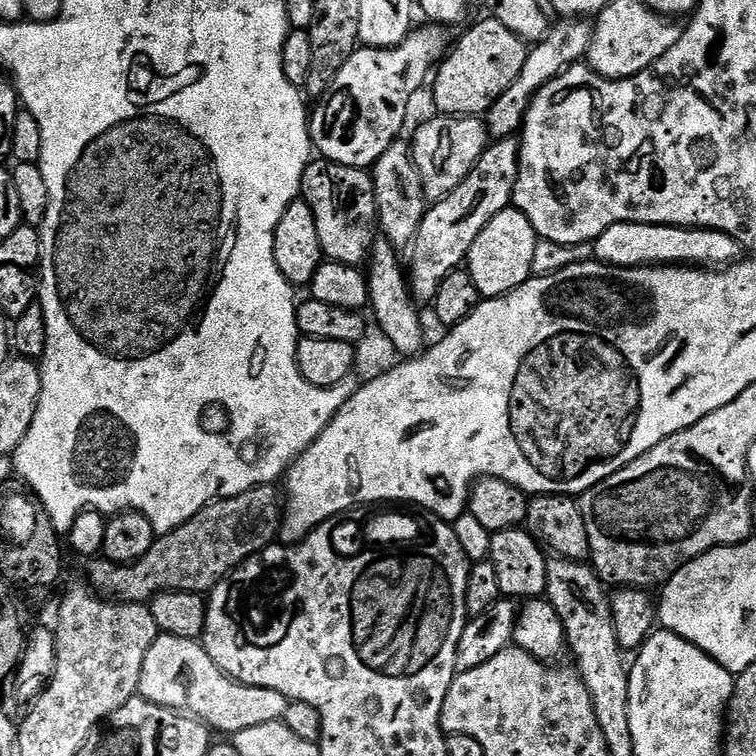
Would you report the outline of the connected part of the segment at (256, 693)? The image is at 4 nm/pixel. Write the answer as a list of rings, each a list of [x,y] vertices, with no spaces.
[[[157,635],[154,646],[146,650],[146,662],[142,662],[142,678],[139,695],[158,706],[173,708],[175,712],[183,712],[207,724],[213,733],[231,734],[238,730],[246,730],[253,726],[262,726],[265,722],[283,720],[286,706],[290,703],[287,696],[278,694],[278,690],[266,690],[262,686],[250,686],[238,682],[233,676],[225,674],[220,667],[206,654],[200,640],[187,640],[173,636]]]

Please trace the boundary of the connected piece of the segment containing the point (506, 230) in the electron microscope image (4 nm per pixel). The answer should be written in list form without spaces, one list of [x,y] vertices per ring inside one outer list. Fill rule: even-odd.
[[[514,206],[503,208],[474,238],[474,246],[470,246],[466,267],[474,278],[474,286],[478,286],[481,297],[505,296],[522,286],[532,276],[534,262],[534,246],[537,242],[534,226]]]

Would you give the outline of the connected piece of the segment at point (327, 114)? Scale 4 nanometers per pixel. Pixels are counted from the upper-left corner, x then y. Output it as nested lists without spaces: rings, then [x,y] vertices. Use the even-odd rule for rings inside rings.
[[[428,22],[423,25],[425,28],[417,27],[415,30],[409,32],[406,39],[398,46],[393,48],[365,48],[363,46],[357,47],[354,54],[350,54],[350,58],[346,58],[346,66],[342,66],[342,70],[338,70],[338,74],[334,78],[334,82],[329,86],[326,95],[323,98],[315,101],[314,107],[310,112],[310,119],[308,121],[308,133],[312,136],[312,147],[323,159],[341,164],[342,166],[350,166],[351,168],[362,168],[365,170],[371,169],[378,162],[378,158],[382,158],[382,154],[386,154],[386,150],[390,150],[390,146],[397,143],[400,131],[404,128],[404,123],[408,120],[408,103],[416,96],[416,91],[420,87],[429,83],[430,77],[433,75],[434,69],[439,65],[440,61],[444,59],[446,53],[450,48],[450,39],[448,40],[449,29],[447,27]]]

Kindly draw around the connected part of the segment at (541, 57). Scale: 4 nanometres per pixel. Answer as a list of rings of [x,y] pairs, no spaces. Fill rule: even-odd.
[[[560,18],[549,27],[546,38],[528,49],[526,66],[522,66],[522,74],[510,82],[510,87],[490,106],[486,114],[488,135],[493,141],[511,140],[524,127],[524,119],[532,99],[556,76],[561,76],[572,65],[581,63],[588,55],[588,47],[592,41],[592,24],[584,18]]]

